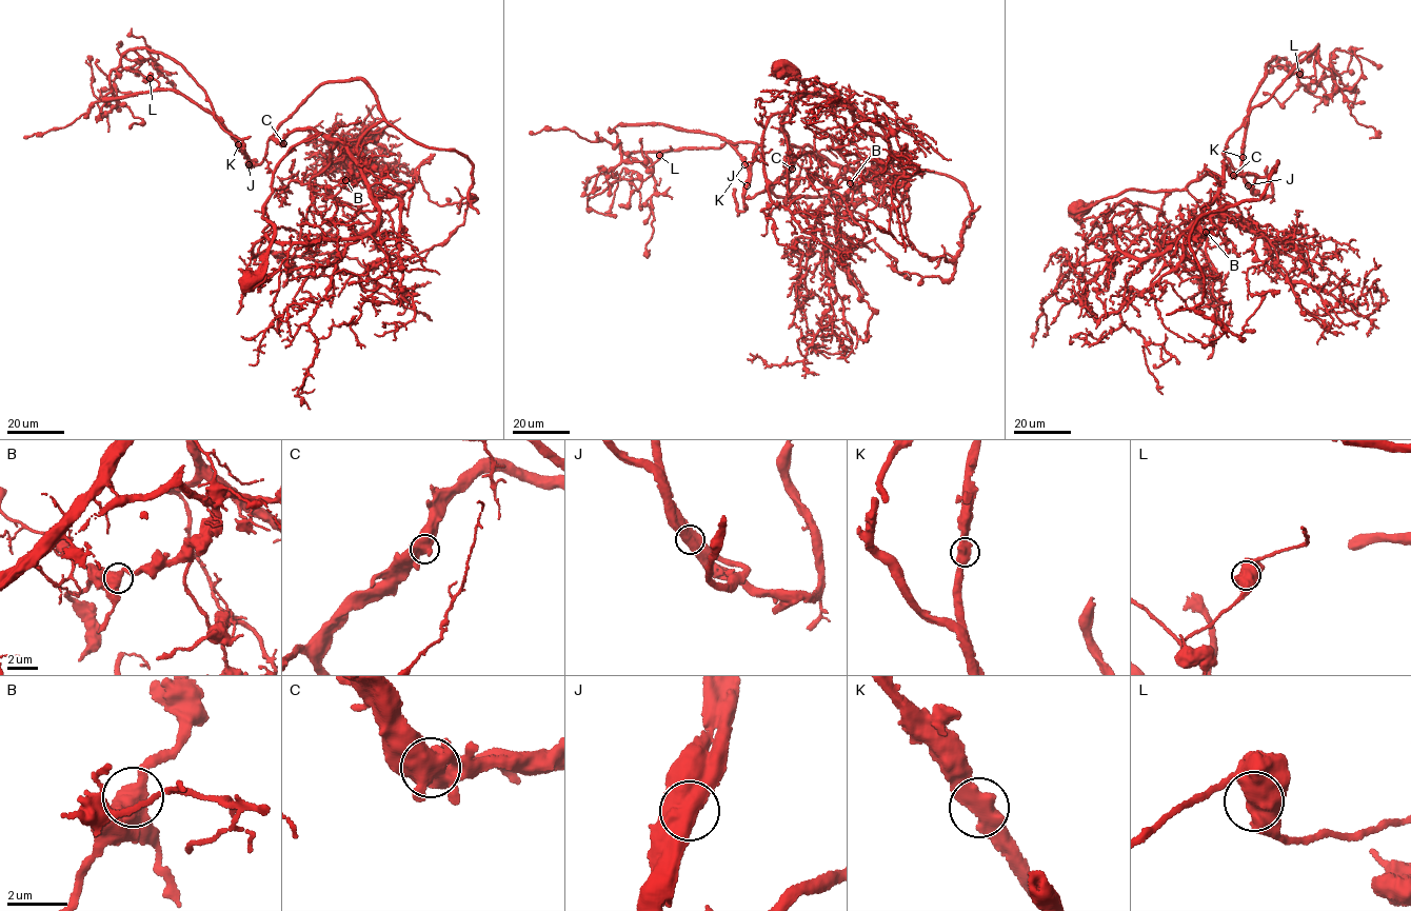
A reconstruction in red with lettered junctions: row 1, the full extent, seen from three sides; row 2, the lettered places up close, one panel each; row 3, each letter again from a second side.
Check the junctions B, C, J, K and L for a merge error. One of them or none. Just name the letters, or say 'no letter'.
J

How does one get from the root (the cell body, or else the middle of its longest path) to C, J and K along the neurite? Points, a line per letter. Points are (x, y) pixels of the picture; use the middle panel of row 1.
C: (782, 68), (802, 83), (803, 92), (786, 112), (788, 143), (810, 146), (829, 162), (806, 154), (792, 169)
J: (782, 68), (803, 92), (786, 112), (788, 143), (829, 162), (806, 154), (763, 193), (746, 197), (747, 185)
K: (782, 68), (803, 92), (786, 112), (788, 143), (829, 162), (801, 155), (751, 198), (744, 164)

